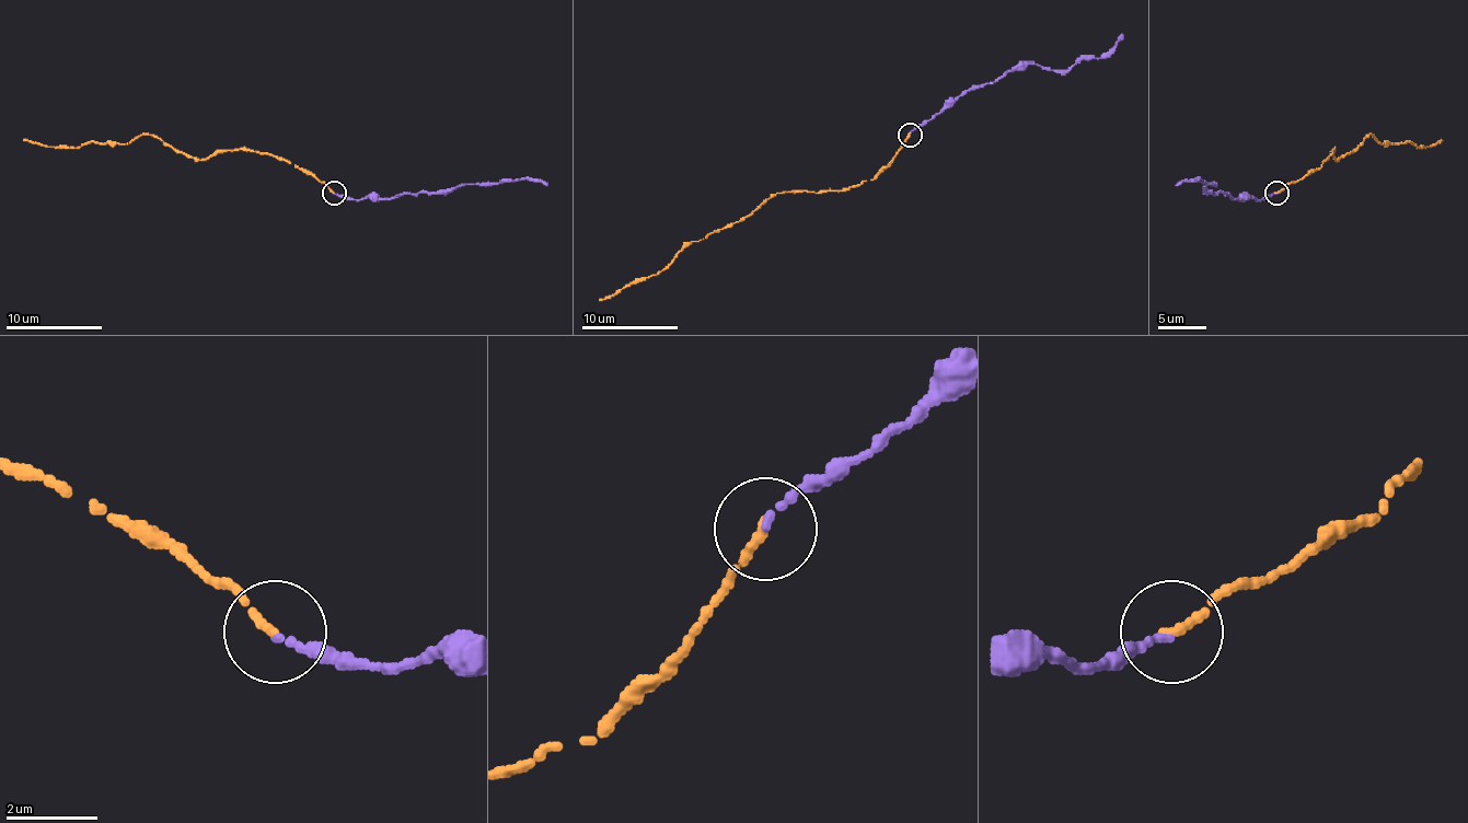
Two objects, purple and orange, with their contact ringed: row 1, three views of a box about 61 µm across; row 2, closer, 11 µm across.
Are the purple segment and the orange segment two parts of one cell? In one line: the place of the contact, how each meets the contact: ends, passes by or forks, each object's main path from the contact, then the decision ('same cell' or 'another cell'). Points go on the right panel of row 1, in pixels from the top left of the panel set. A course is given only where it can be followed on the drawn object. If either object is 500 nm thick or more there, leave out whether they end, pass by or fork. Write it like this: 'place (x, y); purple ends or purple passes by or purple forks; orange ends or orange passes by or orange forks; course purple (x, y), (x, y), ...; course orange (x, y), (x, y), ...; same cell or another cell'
place (1276, 193); purple ends; orange ends; course purple (1278, 194), (1263, 199), (1212, 192), (1205, 187), (1212, 184), (1200, 180), (1181, 180), (1176, 184); course orange (1278, 192), (1370, 134), (1418, 148), (1442, 139); same cell

